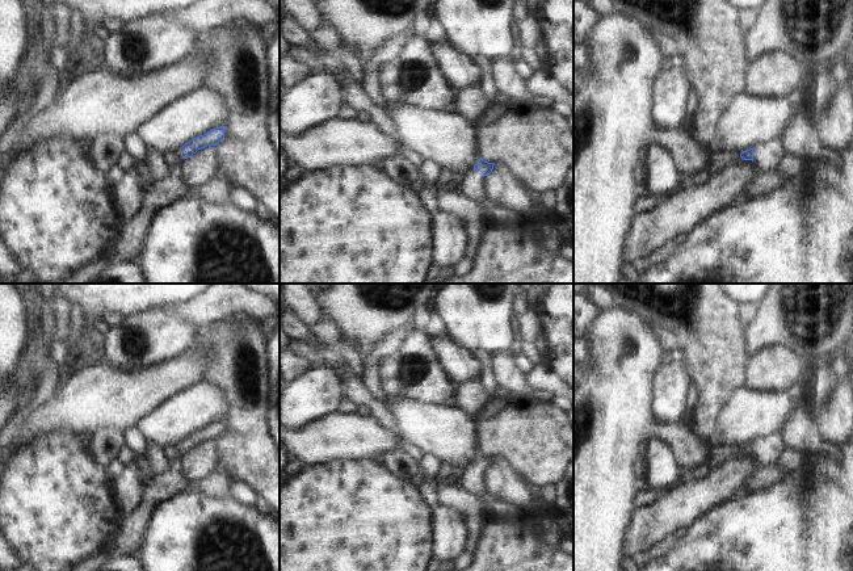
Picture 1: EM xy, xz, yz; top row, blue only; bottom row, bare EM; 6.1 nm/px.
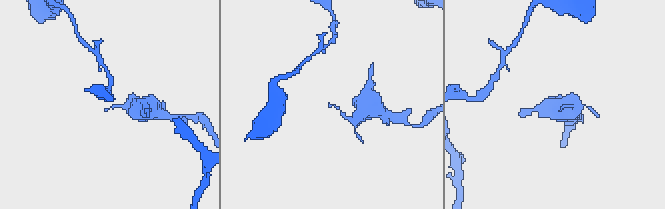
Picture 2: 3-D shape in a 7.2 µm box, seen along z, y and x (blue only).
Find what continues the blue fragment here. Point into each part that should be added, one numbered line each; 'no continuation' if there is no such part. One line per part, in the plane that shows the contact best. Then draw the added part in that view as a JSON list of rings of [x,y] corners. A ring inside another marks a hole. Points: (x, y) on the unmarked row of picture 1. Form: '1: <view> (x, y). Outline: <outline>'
1: yz (768, 452). Outline: [[[781,433],[770,434],[753,442],[753,457],[757,466],[770,467],[780,465],[783,452],[785,446]]]

